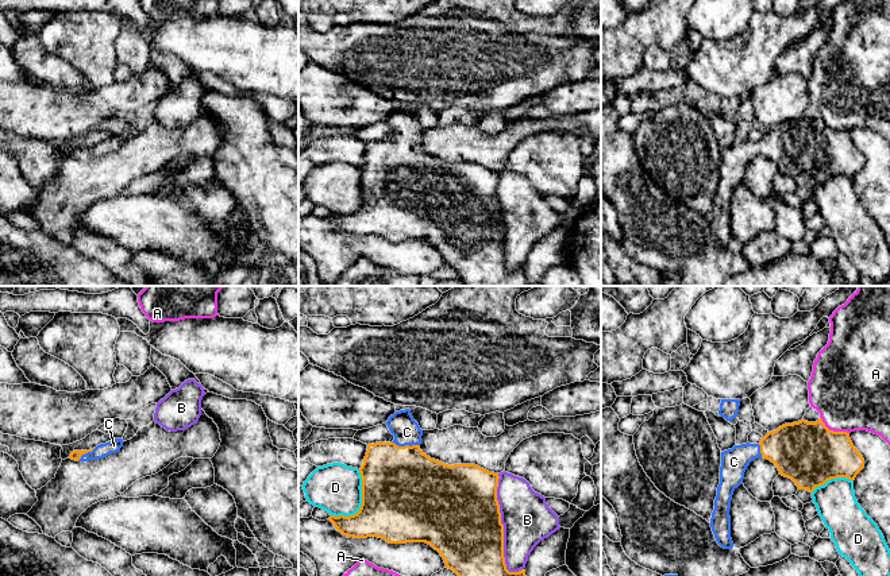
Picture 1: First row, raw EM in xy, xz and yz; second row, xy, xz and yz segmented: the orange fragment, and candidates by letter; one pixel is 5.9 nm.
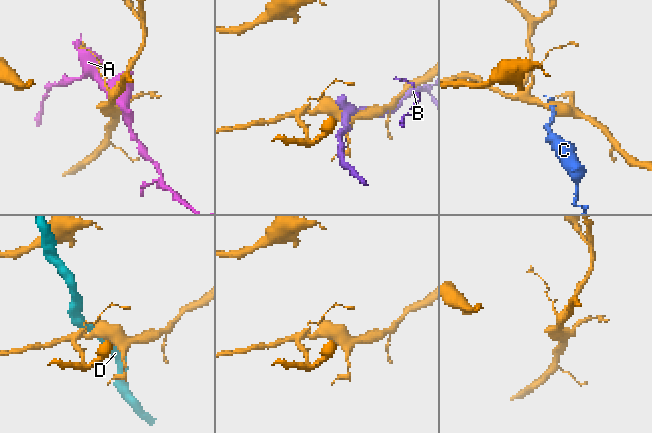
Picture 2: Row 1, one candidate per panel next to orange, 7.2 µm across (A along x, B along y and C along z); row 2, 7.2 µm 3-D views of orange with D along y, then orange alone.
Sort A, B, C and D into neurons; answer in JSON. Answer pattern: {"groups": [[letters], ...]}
{"groups": [["A"], ["B"], ["C"], ["D"]]}

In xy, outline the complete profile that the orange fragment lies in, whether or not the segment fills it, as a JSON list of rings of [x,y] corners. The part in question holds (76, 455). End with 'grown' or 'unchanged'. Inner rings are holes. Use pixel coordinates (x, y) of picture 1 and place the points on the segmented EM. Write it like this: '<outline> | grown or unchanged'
[[[112,438],[111,441],[105,444],[100,444],[93,449],[89,451],[73,451],[69,456],[69,459],[76,460],[76,461],[89,461],[89,460],[97,460],[103,459],[111,453],[116,453],[120,451],[123,447],[123,440],[122,438]]] | grown

